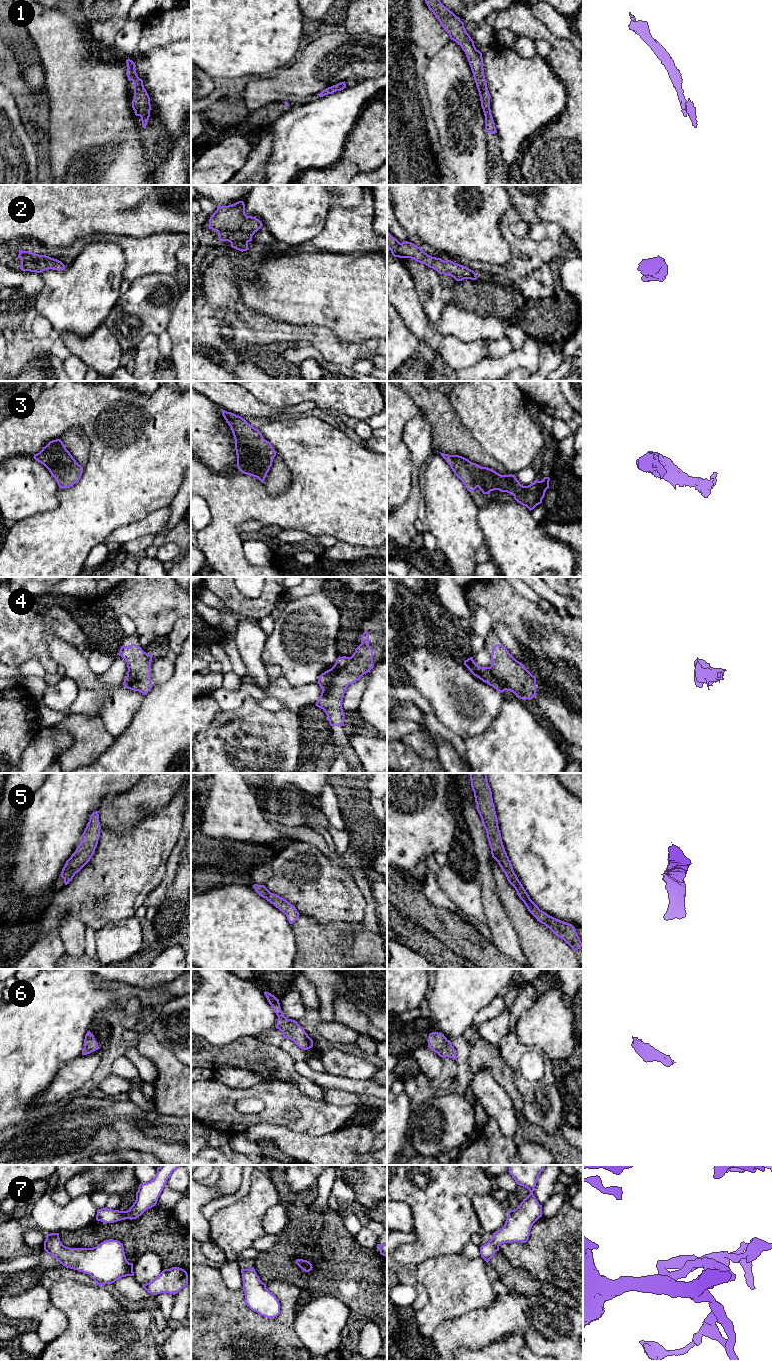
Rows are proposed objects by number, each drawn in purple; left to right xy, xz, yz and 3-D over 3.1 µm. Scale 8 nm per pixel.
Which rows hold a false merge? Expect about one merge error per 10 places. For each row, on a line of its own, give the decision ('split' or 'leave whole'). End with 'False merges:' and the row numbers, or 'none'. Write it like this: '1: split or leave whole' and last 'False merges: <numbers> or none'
1: leave whole
2: leave whole
3: leave whole
4: leave whole
5: leave whole
6: leave whole
7: leave whole
False merges: none

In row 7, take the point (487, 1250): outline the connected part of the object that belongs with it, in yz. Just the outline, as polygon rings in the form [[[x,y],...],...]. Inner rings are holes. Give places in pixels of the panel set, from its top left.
[[[509,1165],[509,1173],[518,1185],[527,1188],[530,1194],[520,1205],[508,1212],[504,1226],[493,1233],[492,1239],[480,1247],[481,1257],[488,1263],[504,1243],[526,1243],[533,1224],[542,1217],[542,1205],[533,1191],[546,1165]]]

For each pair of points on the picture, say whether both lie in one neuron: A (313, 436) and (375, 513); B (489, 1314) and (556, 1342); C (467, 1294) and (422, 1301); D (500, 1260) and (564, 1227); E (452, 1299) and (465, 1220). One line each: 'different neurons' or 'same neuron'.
A: same neuron
B: same neuron
C: different neurons
D: different neurons
E: different neurons

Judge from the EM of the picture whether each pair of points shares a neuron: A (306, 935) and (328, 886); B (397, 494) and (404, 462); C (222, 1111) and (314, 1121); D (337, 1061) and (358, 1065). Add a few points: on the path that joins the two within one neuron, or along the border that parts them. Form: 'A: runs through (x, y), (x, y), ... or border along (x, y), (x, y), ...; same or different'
A: border along (300, 914), (306, 914), (322, 923), (336, 922); different
B: runs through (397, 486), (397, 470); same
C: runs through (245, 1118), (278, 1118), (291, 1124); same
D: runs through (342, 1064), (353, 1065); same

